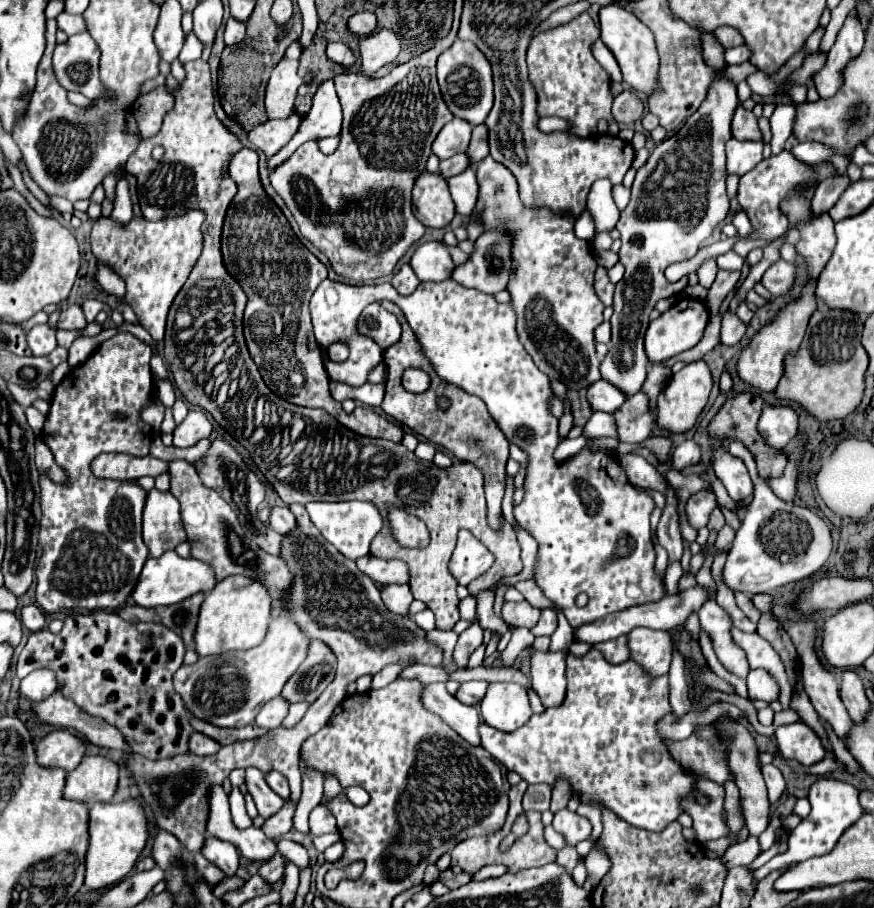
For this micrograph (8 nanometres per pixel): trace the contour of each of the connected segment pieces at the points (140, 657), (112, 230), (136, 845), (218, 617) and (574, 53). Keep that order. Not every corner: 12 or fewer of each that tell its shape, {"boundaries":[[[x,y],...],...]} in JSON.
{"boundaries":[[[115,612],[33,632],[17,676],[57,674],[133,752],[189,752],[181,636]],[[205,216],[119,228],[99,218],[97,260],[127,284],[153,340],[201,254]],[[137,800],[89,806],[85,886],[117,884],[149,838]],[[229,576],[205,594],[199,656],[249,650],[267,634],[269,592]],[[587,12],[533,36],[539,116],[591,136],[611,120],[611,78]]]}

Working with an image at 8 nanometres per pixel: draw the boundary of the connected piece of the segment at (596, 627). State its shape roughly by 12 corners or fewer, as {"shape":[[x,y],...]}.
{"shape":[[701,586],[633,606],[575,628],[575,642],[595,646],[639,626],[683,626],[707,600]]}

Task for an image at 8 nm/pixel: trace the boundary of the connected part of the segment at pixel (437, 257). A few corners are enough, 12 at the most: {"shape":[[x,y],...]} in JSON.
{"shape":[[441,242],[421,244],[411,266],[421,282],[443,282],[455,268]]}

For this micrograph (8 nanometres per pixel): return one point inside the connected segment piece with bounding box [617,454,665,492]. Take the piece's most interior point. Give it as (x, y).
(640, 472)

